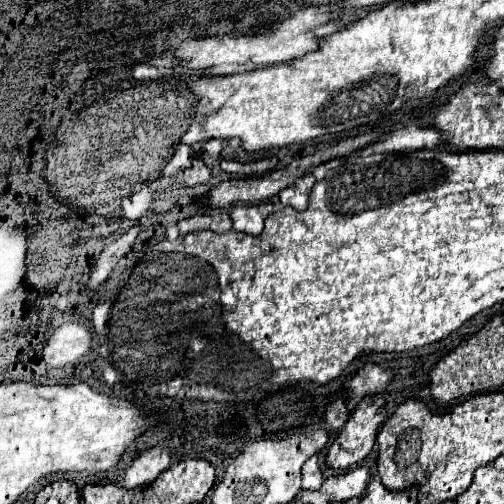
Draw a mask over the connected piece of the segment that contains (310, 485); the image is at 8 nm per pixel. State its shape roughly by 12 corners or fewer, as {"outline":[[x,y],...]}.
{"outline":[[318,456],[302,466],[302,490],[320,488],[324,474]]}

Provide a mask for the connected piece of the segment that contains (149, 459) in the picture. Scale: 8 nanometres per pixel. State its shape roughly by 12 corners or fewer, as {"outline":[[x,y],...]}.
{"outline":[[156,446],[124,472],[124,486],[152,484],[172,464]]}

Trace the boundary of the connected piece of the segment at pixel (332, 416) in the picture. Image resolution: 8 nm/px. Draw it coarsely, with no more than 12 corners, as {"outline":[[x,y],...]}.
{"outline":[[342,398],[326,410],[324,420],[334,430],[348,420]]}

